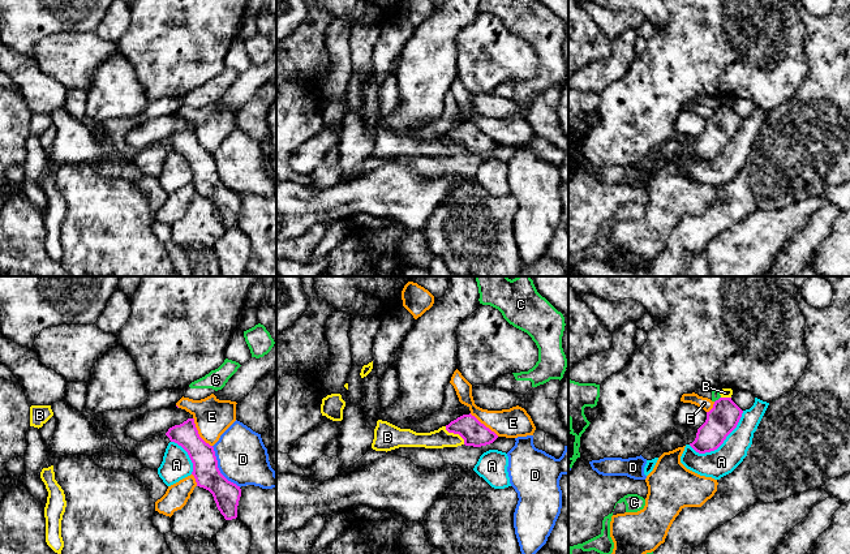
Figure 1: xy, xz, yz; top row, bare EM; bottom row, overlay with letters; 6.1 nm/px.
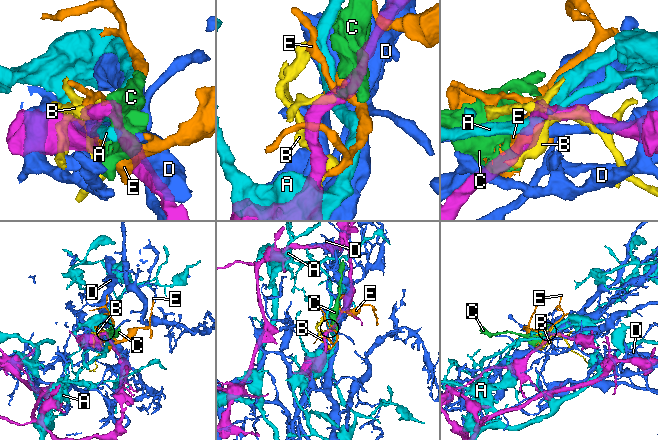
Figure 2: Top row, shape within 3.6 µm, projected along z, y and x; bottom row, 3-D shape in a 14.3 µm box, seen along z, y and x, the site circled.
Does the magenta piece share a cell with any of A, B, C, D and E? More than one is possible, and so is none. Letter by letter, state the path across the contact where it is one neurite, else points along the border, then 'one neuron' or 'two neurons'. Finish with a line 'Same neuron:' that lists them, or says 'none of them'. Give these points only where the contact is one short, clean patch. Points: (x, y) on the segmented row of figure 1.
A: two neurons
B: two neurons
C: border along yz (720, 396), (715, 402); two neurons
D: two neurons
E: two neurons
Same neuron: none of them

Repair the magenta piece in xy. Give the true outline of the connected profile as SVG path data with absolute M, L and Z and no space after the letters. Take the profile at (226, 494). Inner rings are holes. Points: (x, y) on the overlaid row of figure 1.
M188 418L183 424L169 428L166 435L188 452L193 463L192 474L197 486L212 494L224 519L236 519L241 489L220 473L214 447L199 437L194 418Z

